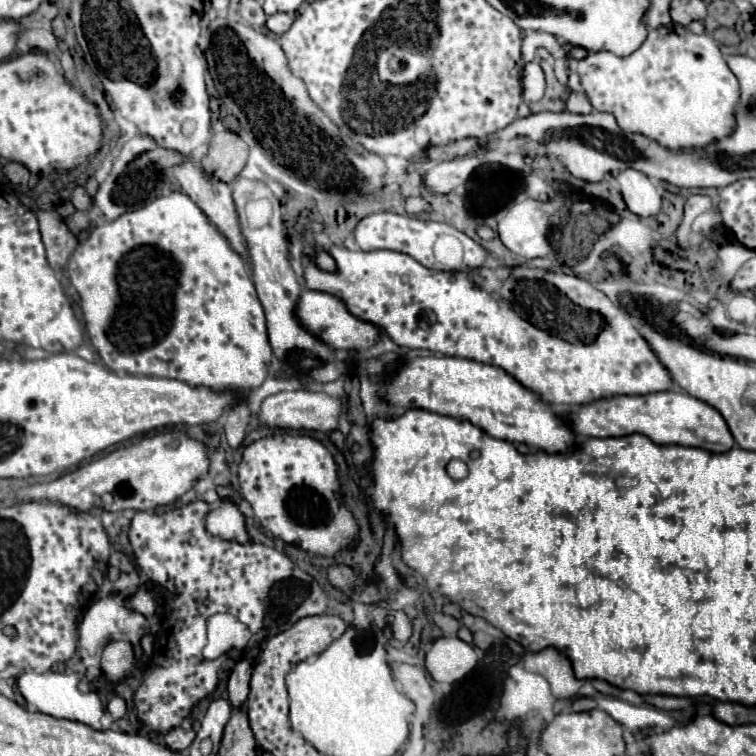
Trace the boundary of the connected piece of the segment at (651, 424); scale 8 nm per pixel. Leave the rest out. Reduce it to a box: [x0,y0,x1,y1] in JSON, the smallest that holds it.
[564,390,734,454]

